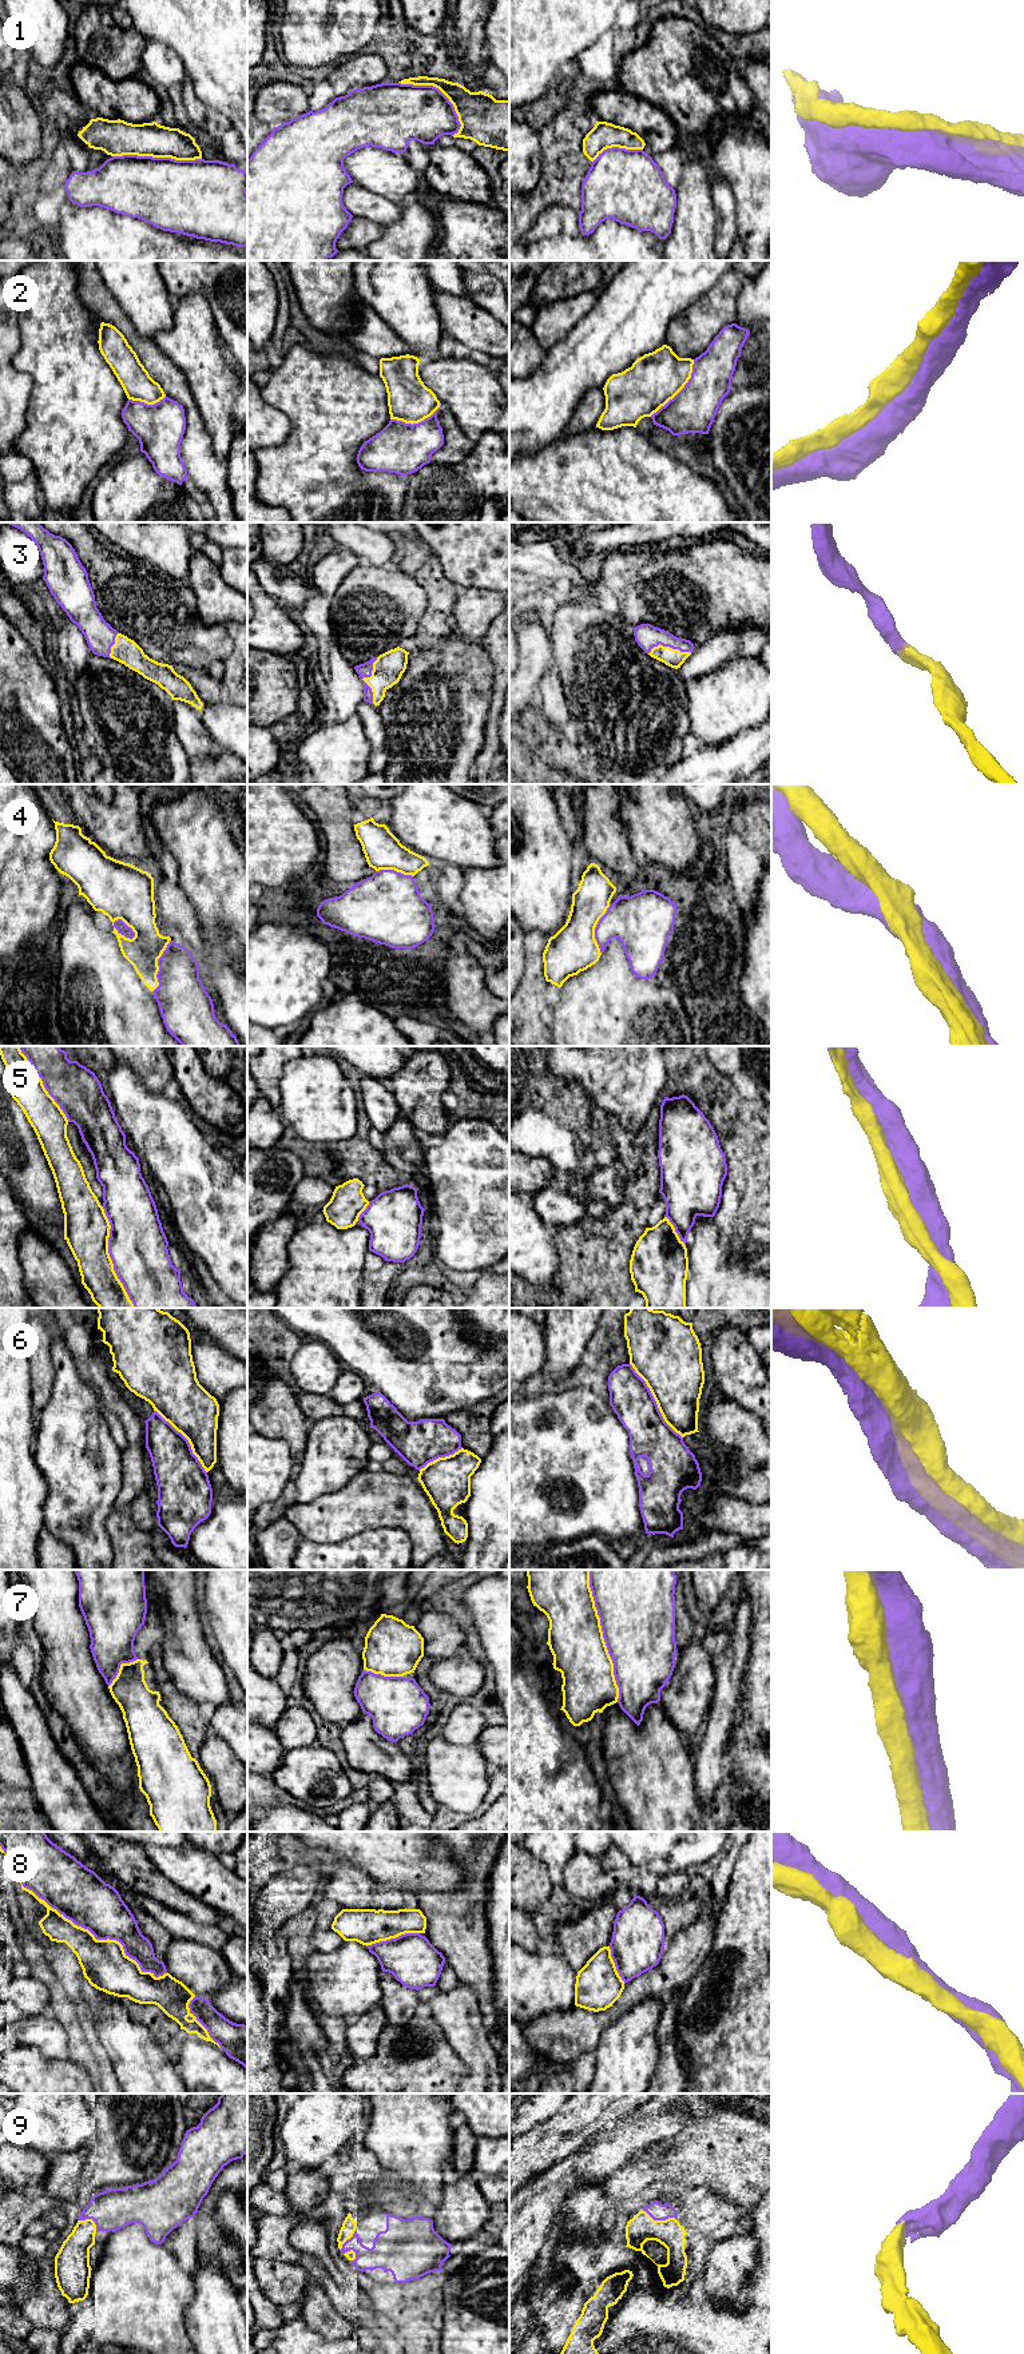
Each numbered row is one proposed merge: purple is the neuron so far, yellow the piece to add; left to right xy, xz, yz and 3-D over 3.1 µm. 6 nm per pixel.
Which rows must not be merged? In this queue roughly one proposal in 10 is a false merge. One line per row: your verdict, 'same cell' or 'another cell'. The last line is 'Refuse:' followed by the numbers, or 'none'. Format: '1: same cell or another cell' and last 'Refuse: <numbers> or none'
1: same cell
2: same cell
3: same cell
4: same cell
5: same cell
6: same cell
7: same cell
8: same cell
9: same cell
Refuse: none

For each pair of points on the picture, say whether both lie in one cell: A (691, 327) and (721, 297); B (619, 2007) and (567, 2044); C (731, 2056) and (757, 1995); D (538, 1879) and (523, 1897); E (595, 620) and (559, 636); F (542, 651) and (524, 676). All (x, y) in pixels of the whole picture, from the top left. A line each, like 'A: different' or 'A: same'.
A: same
B: same
C: same
D: same
E: same
F: same

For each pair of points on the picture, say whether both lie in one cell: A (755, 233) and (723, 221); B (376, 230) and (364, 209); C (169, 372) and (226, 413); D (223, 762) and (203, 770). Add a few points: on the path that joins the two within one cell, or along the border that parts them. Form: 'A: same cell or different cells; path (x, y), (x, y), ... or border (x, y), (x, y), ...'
A: different cells; border (733, 195), (737, 234)
B: different cells; border (353, 215), (384, 225)
C: different cells; border (170, 361), (183, 374), (201, 416)
D: same cell; path (218, 767), (209, 770)

